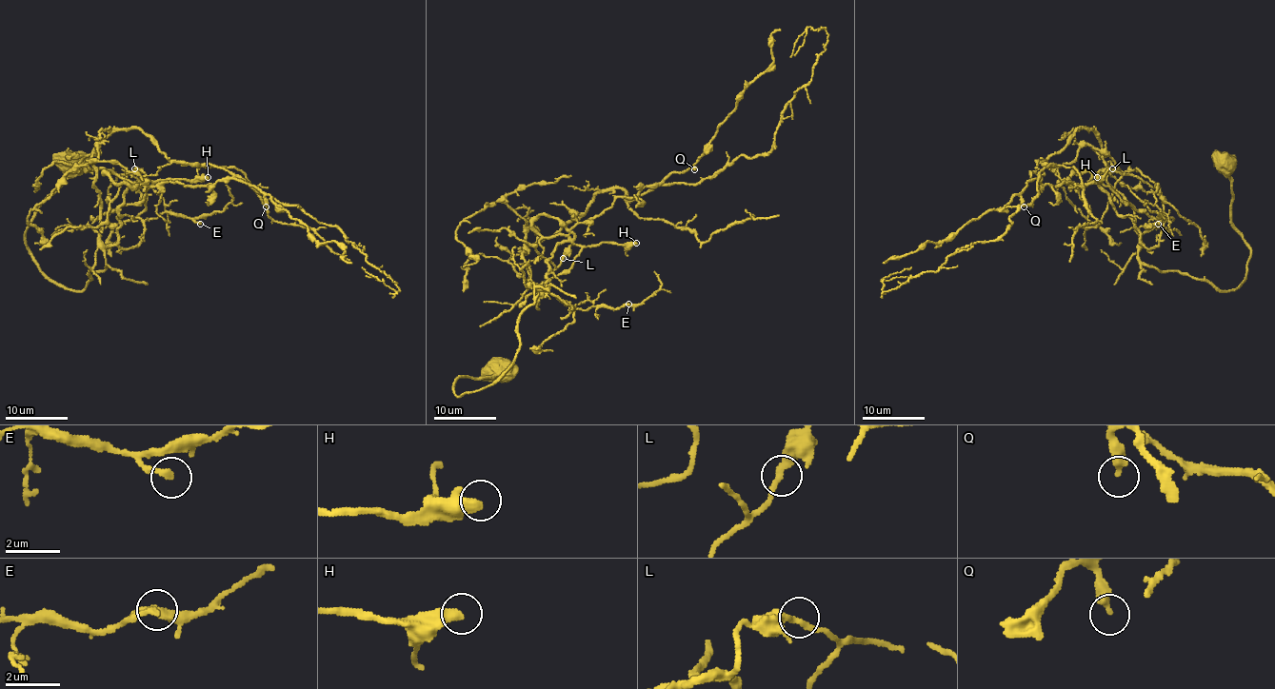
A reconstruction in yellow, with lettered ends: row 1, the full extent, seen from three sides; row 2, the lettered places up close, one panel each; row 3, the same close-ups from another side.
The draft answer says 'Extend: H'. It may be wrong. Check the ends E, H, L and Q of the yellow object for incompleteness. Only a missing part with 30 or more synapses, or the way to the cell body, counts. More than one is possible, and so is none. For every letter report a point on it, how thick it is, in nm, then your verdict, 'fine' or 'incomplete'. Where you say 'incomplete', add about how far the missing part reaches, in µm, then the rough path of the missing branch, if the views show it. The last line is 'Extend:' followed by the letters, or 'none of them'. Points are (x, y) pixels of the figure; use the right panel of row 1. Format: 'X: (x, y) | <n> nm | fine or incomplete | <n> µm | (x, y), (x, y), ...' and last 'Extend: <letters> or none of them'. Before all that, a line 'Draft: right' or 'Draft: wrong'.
Draft: right
E: (1158, 224) | 220 nm | fine
H: (1097, 177) | 480 nm | incomplete | 60 µm | (1097, 177), (1068, 195), (1053, 195), (1031, 214), (1022, 233), (989, 260), (956, 265), (939, 280), (888, 289)
L: (1112, 168) | 280 nm | fine
Q: (1024, 206) | 360 nm | fine
Extend: H

